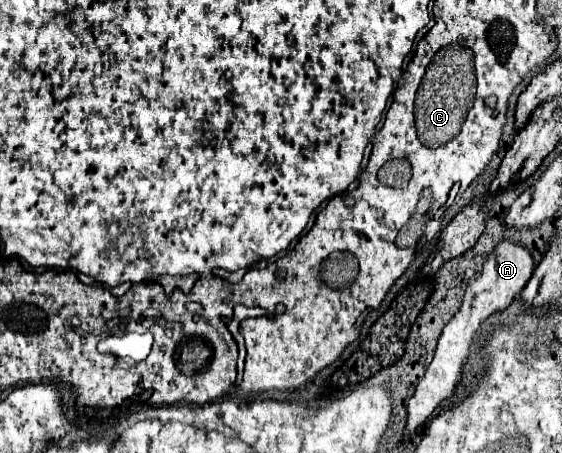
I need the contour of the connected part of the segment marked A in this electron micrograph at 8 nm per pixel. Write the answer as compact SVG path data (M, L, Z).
M502 239L496 249L492 253L488 253L480 275L468 283L466 293L464 293L464 301L460 311L450 319L450 323L444 327L442 337L438 341L436 347L436 355L426 371L426 377L418 383L414 397L408 403L408 425L406 425L406 435L412 435L420 425L424 425L424 421L434 413L434 409L444 401L450 399L454 395L454 389L458 385L458 379L462 375L462 367L468 359L468 349L470 343L476 337L476 329L480 329L480 325L486 321L486 317L494 311L504 309L522 289L524 285L530 281L534 271L534 261L530 251L520 245L520 243L512 243L508 239Z

